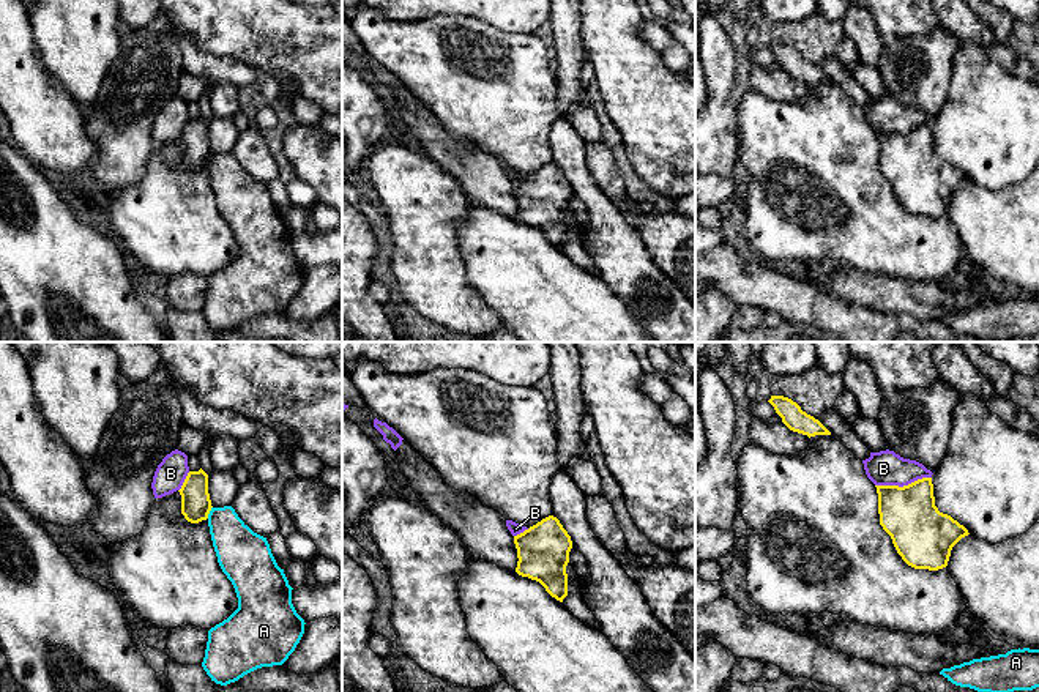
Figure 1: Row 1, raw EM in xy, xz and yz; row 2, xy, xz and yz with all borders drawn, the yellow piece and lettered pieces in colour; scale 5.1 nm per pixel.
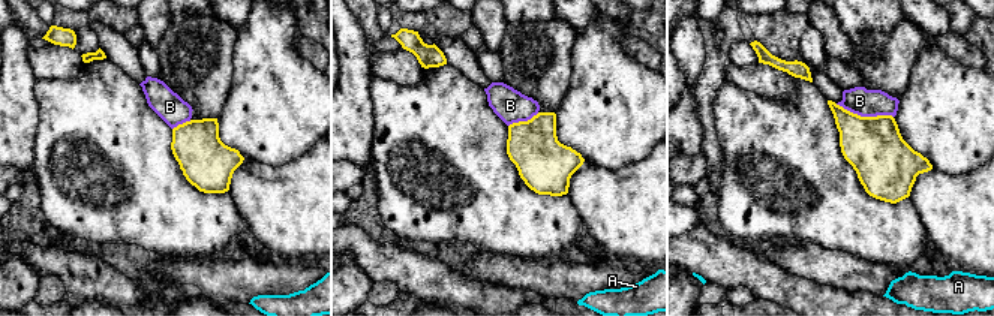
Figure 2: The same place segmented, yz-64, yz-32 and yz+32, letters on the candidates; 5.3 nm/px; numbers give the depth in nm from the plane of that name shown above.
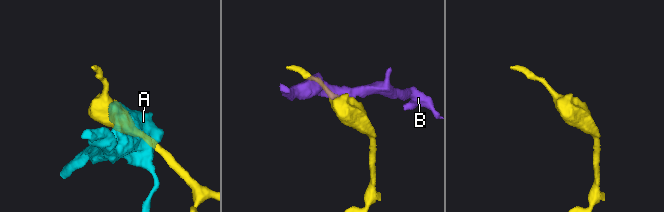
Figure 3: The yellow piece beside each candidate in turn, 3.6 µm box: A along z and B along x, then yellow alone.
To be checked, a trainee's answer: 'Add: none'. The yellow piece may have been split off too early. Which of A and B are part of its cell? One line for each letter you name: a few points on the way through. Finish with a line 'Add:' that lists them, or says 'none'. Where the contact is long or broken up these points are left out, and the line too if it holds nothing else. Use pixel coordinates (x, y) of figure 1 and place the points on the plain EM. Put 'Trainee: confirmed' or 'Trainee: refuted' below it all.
Add: B
Trainee: refuted

